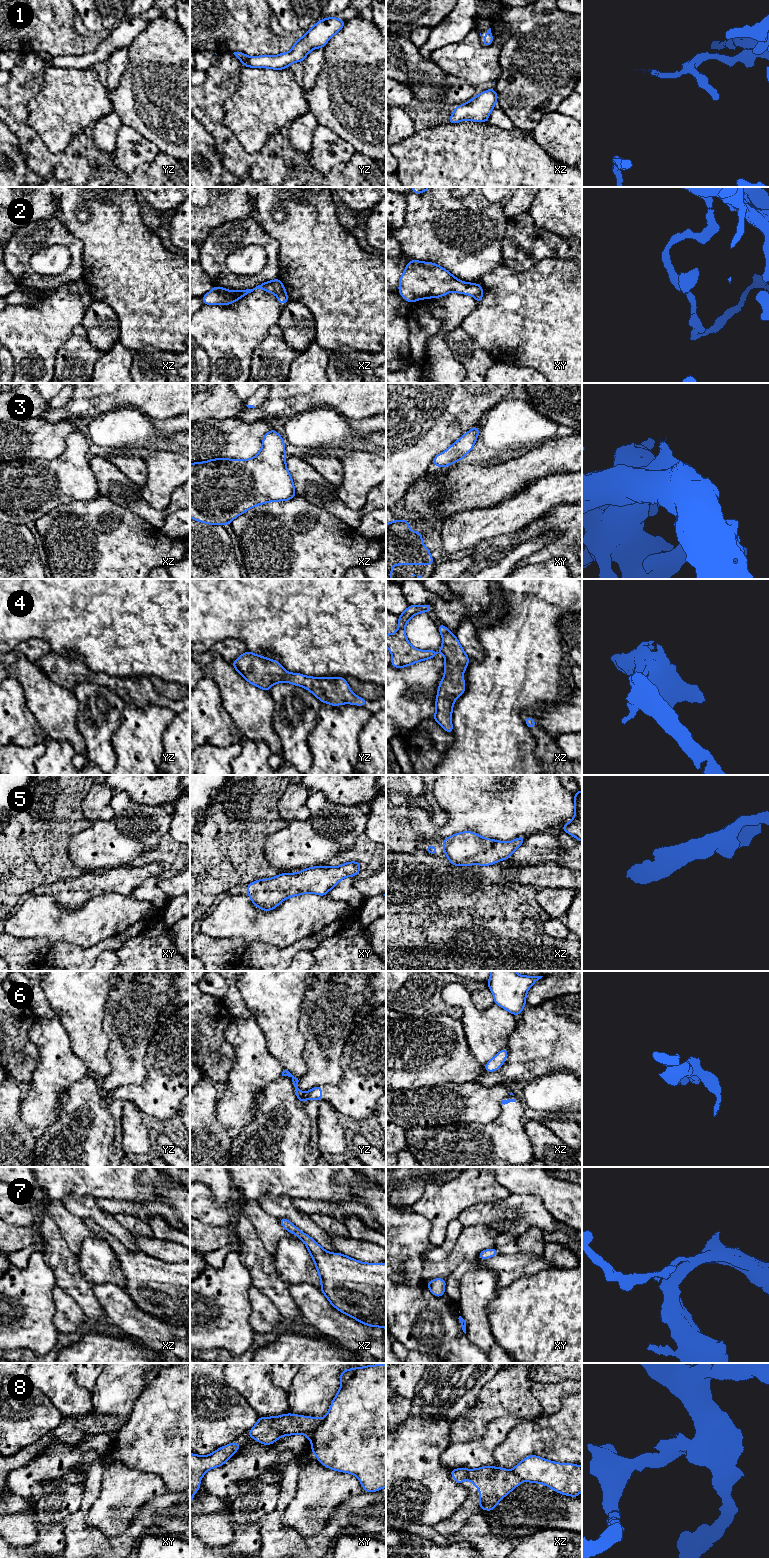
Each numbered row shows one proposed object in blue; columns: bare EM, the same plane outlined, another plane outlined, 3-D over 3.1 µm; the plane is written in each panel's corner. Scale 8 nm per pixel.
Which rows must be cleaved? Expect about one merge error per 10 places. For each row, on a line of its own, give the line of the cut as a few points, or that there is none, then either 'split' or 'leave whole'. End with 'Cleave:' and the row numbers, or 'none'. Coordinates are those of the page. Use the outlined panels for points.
1: no cut | leave whole
2: xz (285, 291), (277, 296) | split
3: no cut | leave whole
4: no cut | leave whole
5: no cut | leave whole
6: no cut | leave whole
7: no cut | leave whole
8: xy (324, 1418), (311, 1440) | split
Cleave: 2, 8

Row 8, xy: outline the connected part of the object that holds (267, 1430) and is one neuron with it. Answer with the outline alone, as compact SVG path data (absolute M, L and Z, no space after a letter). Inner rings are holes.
M294 1413L274 1417L259 1417L247 1436L263 1445L271 1445L281 1436L291 1436L292 1434L303 1434L312 1441L314 1432L323 1421L324 1418L301 1416Z

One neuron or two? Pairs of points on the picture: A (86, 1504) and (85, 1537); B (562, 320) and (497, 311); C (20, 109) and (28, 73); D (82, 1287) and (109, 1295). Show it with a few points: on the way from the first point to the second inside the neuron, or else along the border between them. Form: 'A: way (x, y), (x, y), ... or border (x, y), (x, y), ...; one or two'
A: way (82, 1512), (80, 1515), (80, 1529); one
B: way (546, 318), (527, 318), (524, 315), (513, 315); one
C: way (20, 100), (20, 92), (25, 87), (26, 82); one
D: border (93, 1284), (93, 1293), (104, 1311); two

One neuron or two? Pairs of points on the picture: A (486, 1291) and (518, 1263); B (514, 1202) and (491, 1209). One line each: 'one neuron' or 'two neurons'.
A: two neurons
B: one neuron

